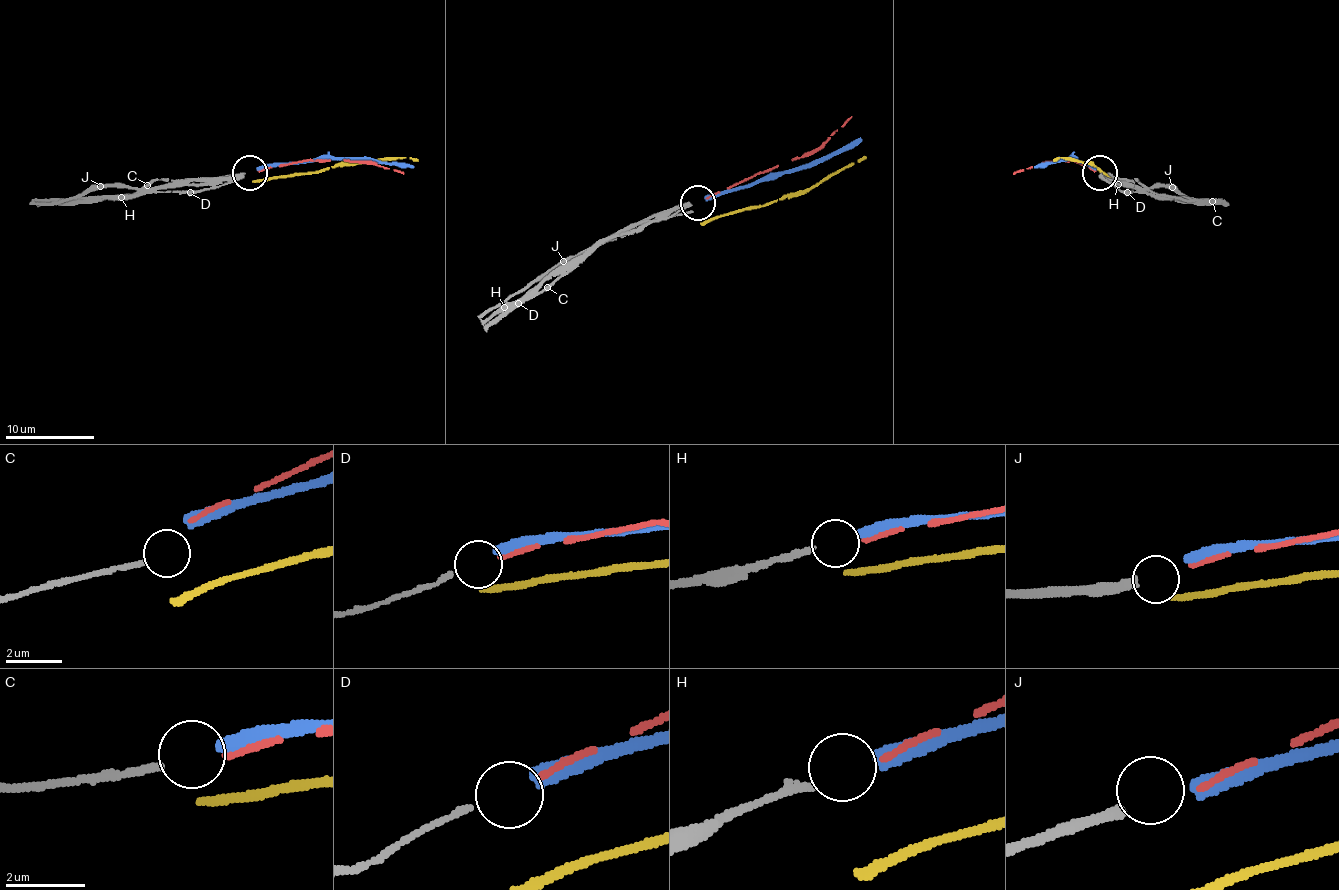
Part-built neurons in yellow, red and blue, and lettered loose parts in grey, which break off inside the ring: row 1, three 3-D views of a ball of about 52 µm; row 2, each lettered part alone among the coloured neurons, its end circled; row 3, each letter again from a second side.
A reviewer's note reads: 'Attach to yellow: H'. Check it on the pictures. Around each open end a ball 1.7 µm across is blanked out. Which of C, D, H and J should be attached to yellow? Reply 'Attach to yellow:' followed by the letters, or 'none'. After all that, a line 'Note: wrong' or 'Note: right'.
Attach to yellow: none
Note: wrong

